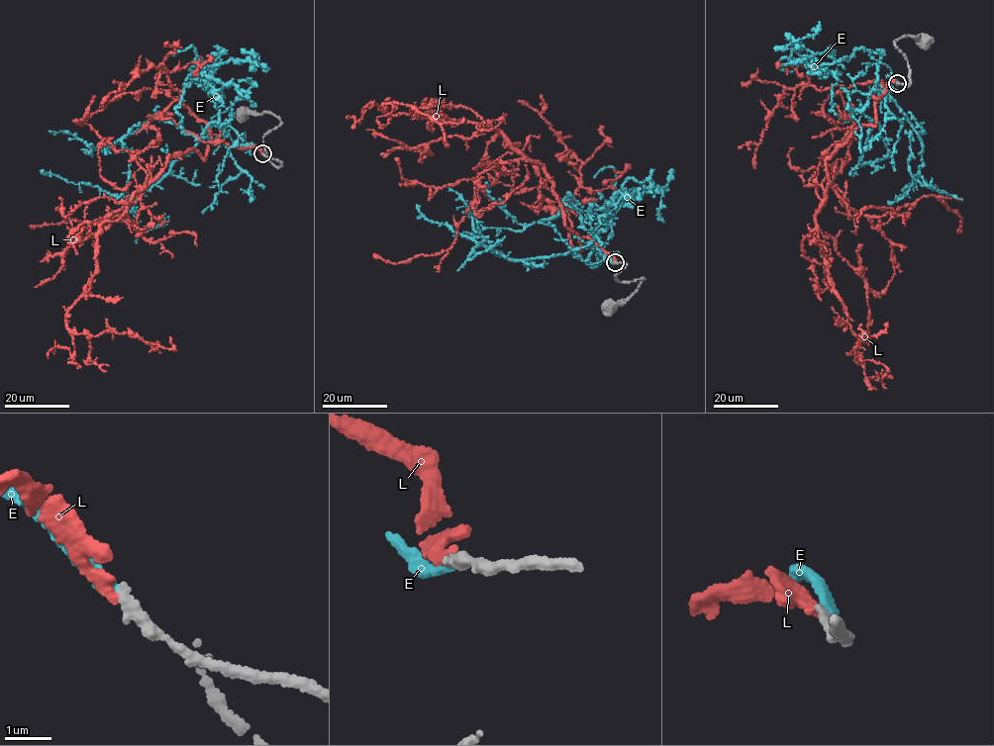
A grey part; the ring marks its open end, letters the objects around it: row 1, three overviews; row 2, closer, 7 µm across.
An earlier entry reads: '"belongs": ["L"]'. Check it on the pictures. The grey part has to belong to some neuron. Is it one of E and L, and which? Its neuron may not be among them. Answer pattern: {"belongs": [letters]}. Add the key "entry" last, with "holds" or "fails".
{"belongs": ["E"], "entry": "fails"}

